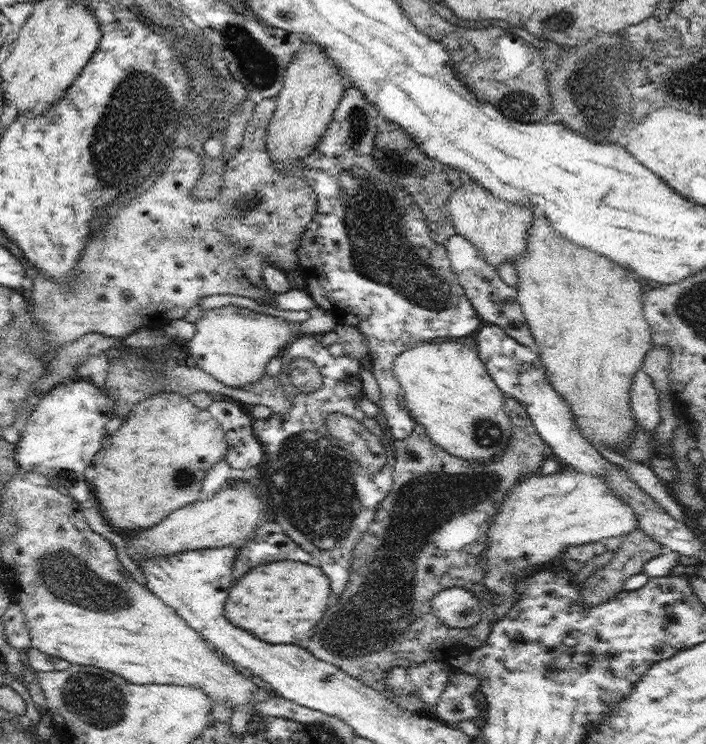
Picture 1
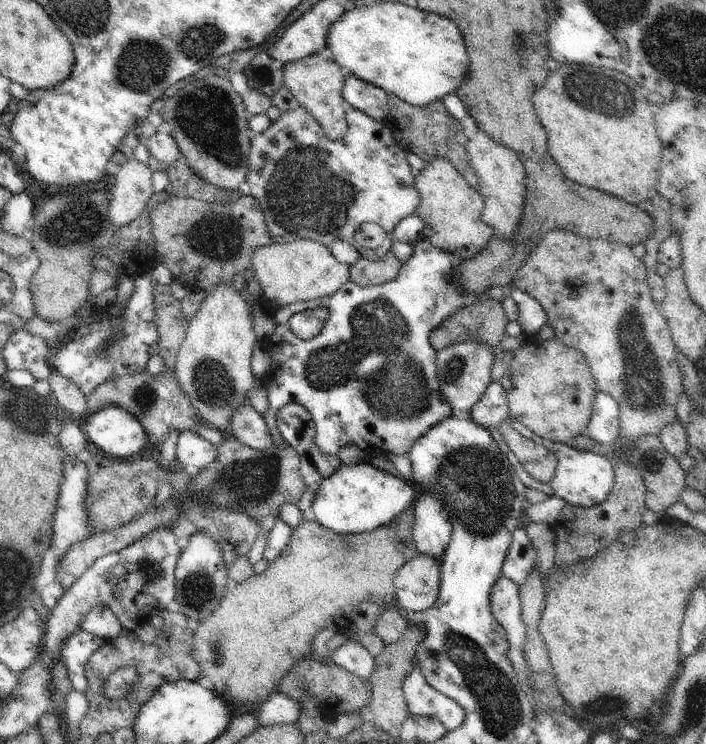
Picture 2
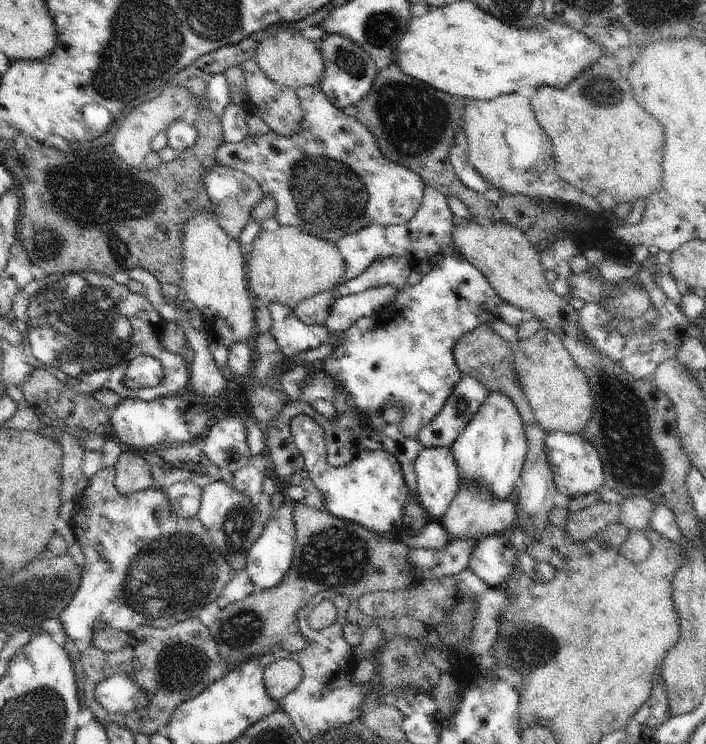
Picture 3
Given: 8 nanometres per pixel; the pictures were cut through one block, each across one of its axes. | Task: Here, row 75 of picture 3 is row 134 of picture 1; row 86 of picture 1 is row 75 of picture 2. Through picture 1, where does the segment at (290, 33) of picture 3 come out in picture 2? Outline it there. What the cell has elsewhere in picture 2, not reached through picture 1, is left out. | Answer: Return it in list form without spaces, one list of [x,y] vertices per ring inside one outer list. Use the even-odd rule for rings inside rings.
[[[310,55],[283,66],[283,84],[298,100],[300,106],[306,108],[320,123],[326,136],[335,141],[347,132],[348,123],[342,89],[346,73],[336,61],[324,60],[318,55]]]

